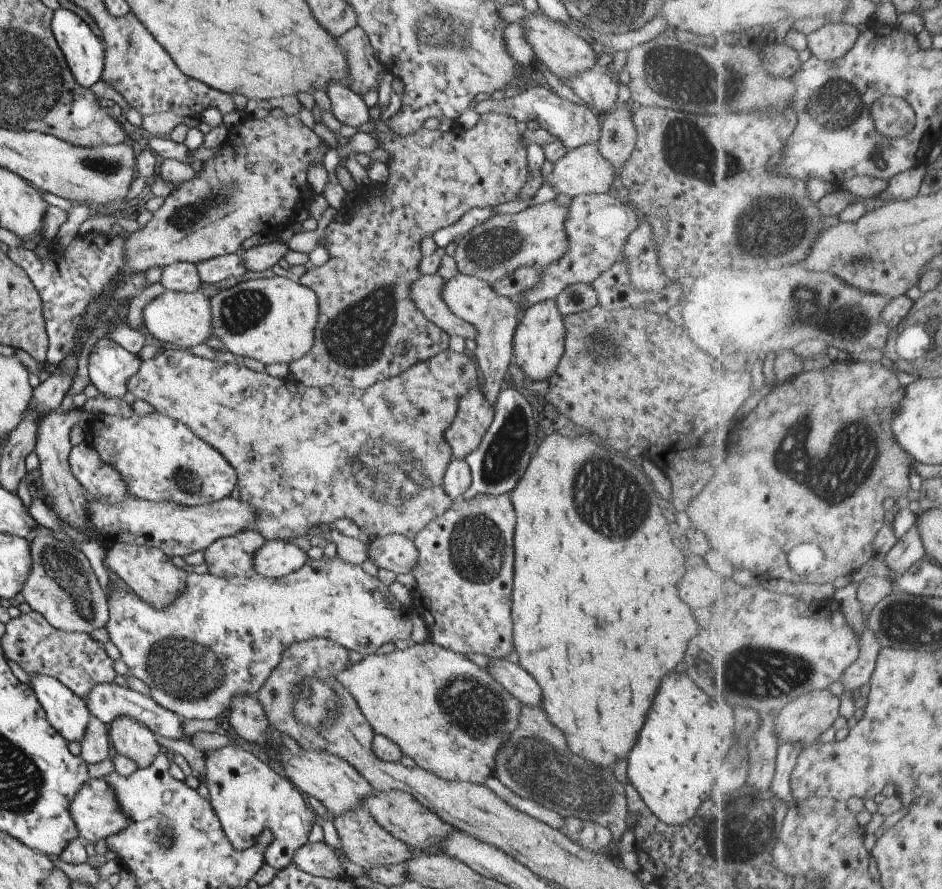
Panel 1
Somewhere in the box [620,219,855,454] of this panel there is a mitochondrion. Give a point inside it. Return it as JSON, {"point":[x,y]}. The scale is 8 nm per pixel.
{"point":[803,302]}

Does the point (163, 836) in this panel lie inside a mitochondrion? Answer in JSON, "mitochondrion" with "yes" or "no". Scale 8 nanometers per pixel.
{"mitochondrion":"yes"}

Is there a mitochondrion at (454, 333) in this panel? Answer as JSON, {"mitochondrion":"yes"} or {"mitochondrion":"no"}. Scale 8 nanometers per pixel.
{"mitochondrion":"no"}

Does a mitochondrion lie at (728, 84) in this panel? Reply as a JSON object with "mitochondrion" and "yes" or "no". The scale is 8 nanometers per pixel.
{"mitochondrion":"yes"}

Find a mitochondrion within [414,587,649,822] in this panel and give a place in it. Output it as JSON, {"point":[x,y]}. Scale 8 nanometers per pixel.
{"point":[476,709]}

